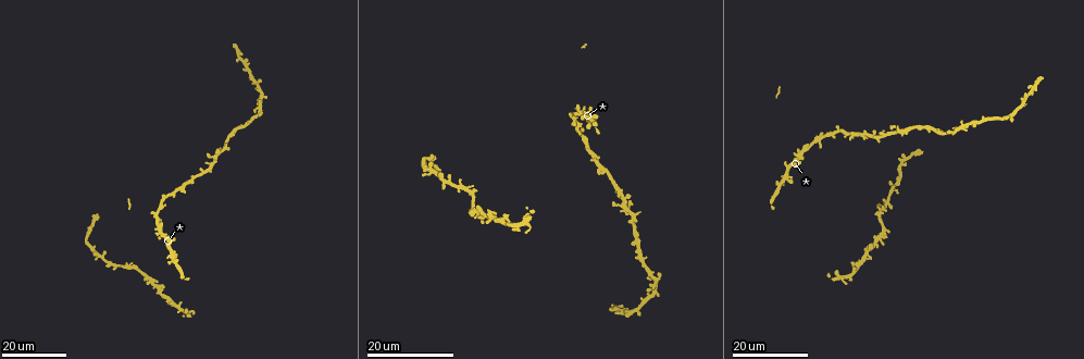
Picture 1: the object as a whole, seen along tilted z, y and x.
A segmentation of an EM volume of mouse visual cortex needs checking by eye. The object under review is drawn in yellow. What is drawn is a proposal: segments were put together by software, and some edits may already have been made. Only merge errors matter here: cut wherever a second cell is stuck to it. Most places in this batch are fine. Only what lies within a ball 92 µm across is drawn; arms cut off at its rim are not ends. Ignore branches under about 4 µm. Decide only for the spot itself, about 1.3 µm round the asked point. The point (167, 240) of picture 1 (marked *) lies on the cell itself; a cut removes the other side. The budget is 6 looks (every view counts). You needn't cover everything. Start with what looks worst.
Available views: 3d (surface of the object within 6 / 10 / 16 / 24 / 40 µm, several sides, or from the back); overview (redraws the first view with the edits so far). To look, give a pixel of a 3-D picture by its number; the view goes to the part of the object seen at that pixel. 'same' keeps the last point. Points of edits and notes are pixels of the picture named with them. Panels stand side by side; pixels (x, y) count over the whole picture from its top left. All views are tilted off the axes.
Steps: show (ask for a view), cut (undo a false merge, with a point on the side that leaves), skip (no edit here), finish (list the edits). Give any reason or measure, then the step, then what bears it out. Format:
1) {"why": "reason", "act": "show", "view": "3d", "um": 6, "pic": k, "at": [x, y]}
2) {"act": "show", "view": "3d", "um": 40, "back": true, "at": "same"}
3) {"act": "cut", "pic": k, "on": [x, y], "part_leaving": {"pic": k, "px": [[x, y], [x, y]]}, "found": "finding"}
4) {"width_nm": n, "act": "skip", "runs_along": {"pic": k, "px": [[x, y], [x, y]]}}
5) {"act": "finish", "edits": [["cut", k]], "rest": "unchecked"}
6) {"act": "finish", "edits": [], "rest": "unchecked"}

{"why": "four arms meet", "act": "show", "view": "3d", "um": 16, "pic": 1, "at": [426, 158]}

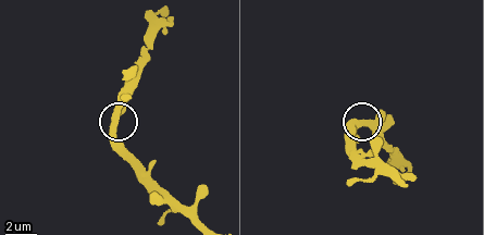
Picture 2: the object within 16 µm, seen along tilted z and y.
{"act": "show", "view": "3d", "um": 10, "pic": 2, "at": [365, 123]}

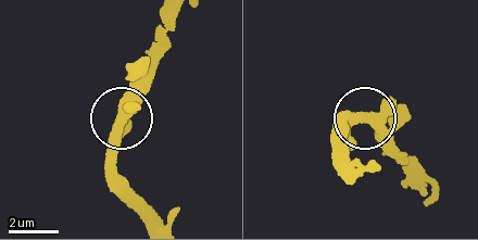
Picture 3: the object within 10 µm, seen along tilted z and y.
{"arms": 4, "act": "skip", "found": "continuous, no second cell"}

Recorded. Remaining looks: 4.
{"why": "four arms meet", "act": "show", "view": "3d", "um": 24, "pic": 1, "at": [642, 261]}

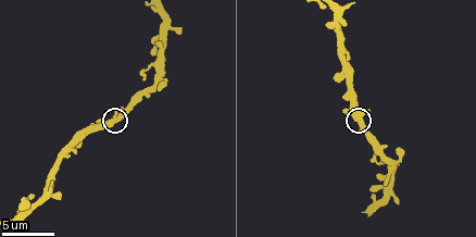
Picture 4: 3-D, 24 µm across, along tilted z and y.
{"why": "closer look", "act": "show", "view": "3d", "um": 10, "pic": 4, "at": [111, 121]}

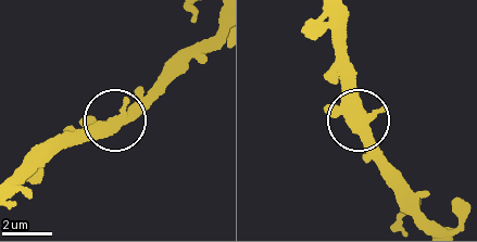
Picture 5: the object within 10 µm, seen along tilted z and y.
{"why": "from behind", "act": "show", "view": "3d", "um": 10, "back": true, "pic": 5, "at": [355, 121]}

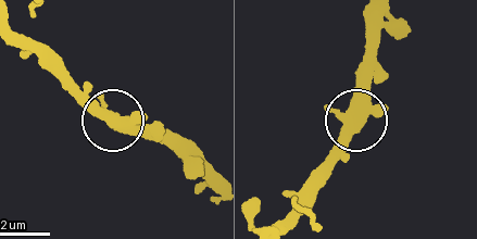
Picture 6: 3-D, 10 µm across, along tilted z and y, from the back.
{"width_nm": 430, "act": "skip", "runs_along": {"pic": 6, "px": [[215, 192], [147, 128], [111, 121], [58, 77]]}, "found": "continuous, no second cell"}

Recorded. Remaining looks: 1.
{"act": "finish", "edits": [], "rest": "unchecked"}

